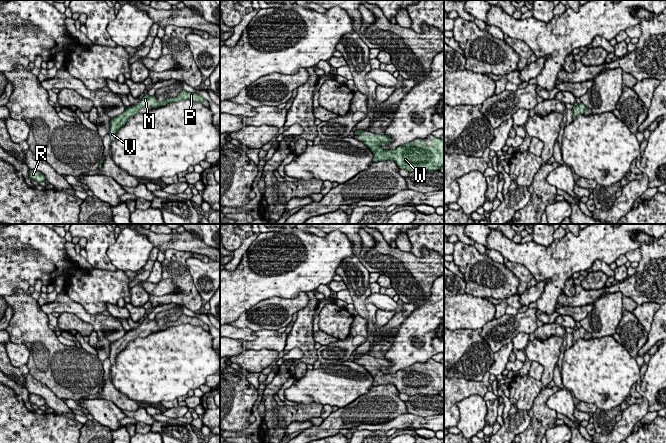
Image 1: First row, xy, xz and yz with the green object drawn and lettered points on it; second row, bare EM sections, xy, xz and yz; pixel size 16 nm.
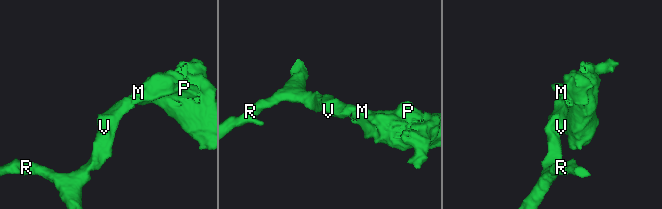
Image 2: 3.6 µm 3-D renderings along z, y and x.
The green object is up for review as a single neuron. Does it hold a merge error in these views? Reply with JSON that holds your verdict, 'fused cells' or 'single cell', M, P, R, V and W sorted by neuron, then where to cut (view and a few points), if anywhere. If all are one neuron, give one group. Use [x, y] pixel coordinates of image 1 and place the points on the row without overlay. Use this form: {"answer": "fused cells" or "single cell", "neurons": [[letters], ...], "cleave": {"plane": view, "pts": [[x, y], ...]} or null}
{"answer": "single cell", "neurons": [["M", "P", "R", "V", "W"]], "cleave": null}

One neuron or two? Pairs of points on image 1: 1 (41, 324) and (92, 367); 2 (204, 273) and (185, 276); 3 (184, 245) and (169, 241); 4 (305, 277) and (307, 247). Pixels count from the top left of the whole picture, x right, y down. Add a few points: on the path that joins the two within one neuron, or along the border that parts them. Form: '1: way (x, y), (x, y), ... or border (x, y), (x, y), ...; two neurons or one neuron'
1: way (46, 339), (74, 367), (77, 367); one neuron
2: border (188, 256), (186, 266), (193, 284), (201, 296); two neurons
3: way (180, 242), (173, 241); one neuron
4: way (305, 270), (307, 254); one neuron

